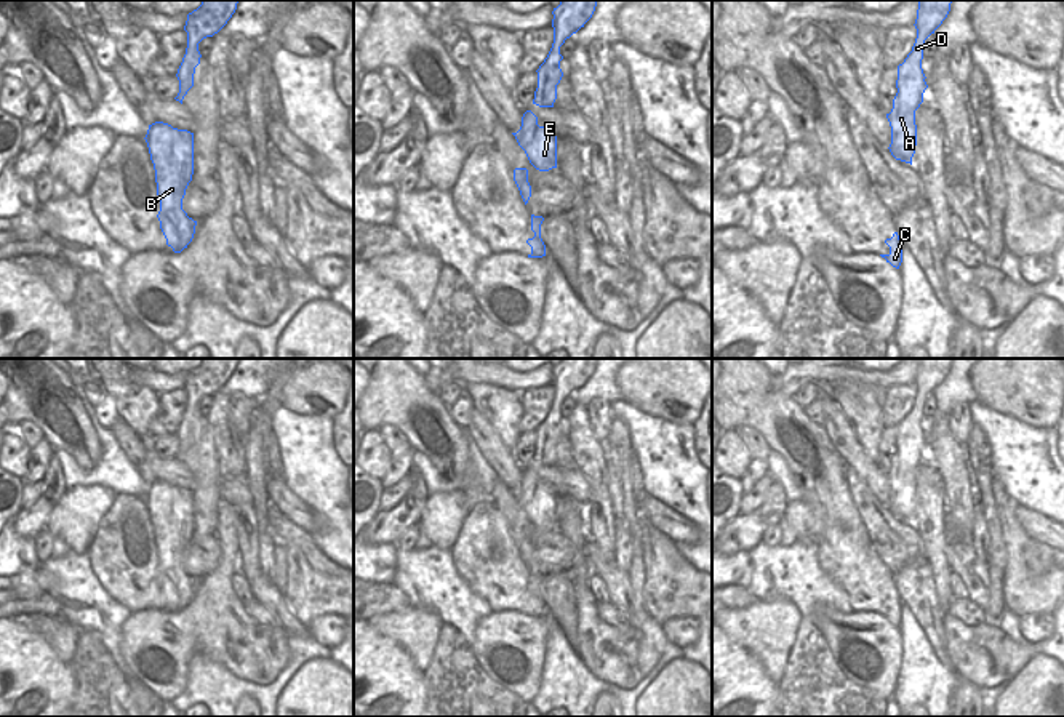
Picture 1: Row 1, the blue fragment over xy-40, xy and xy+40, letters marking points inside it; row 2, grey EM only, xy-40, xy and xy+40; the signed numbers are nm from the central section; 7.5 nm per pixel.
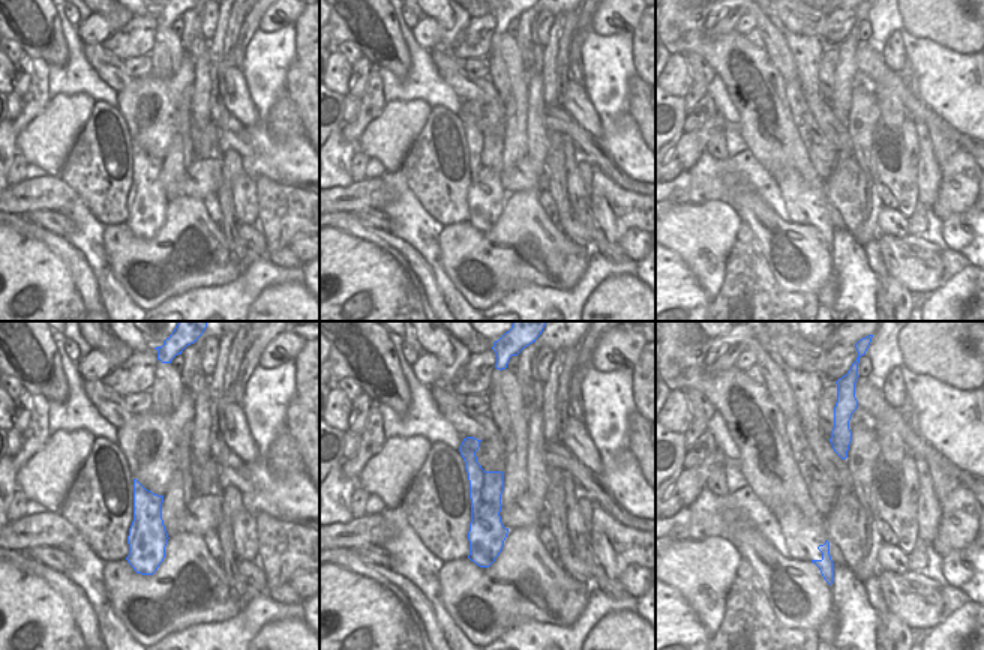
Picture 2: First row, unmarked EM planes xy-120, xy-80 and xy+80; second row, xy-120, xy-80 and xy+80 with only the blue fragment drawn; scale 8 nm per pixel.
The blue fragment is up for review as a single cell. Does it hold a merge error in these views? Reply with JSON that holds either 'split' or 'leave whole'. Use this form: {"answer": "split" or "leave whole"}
{"answer": "split"}

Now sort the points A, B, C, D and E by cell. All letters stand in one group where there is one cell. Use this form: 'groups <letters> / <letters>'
groups A B D E / C

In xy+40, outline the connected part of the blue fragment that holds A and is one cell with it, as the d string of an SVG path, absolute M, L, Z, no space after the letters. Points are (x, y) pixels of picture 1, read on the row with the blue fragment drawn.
M918 0L915 29L917 38L912 51L902 64L898 66L898 93L893 99L893 109L886 114L891 126L890 152L896 160L912 165L917 146L915 110L923 102L923 93L928 88L922 69L925 40L934 34L950 11L952 0Z

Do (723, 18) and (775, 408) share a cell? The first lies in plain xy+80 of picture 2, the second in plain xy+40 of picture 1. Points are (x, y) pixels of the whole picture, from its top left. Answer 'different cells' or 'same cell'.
different cells

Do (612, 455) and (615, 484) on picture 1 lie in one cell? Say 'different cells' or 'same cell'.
same cell

